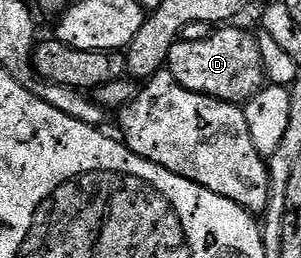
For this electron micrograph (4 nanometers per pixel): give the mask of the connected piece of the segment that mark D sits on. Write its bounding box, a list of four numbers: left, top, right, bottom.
[167,25,266,105]

